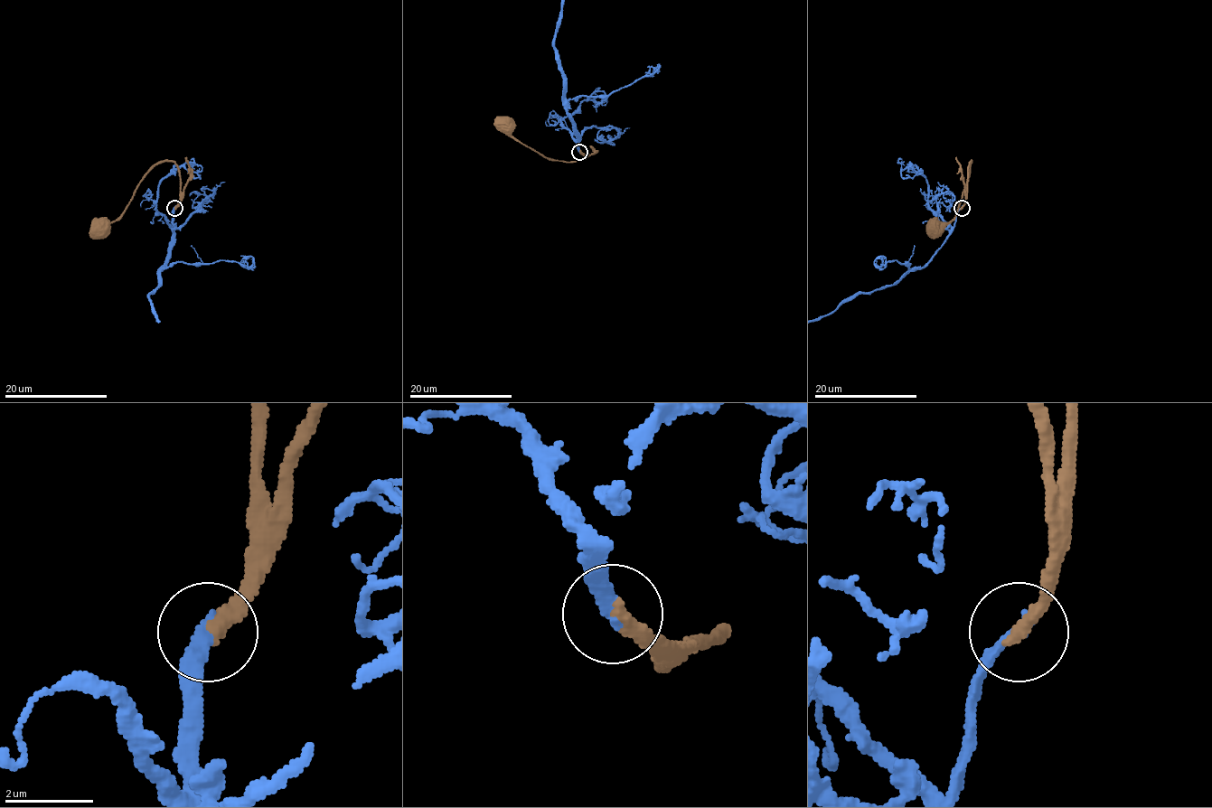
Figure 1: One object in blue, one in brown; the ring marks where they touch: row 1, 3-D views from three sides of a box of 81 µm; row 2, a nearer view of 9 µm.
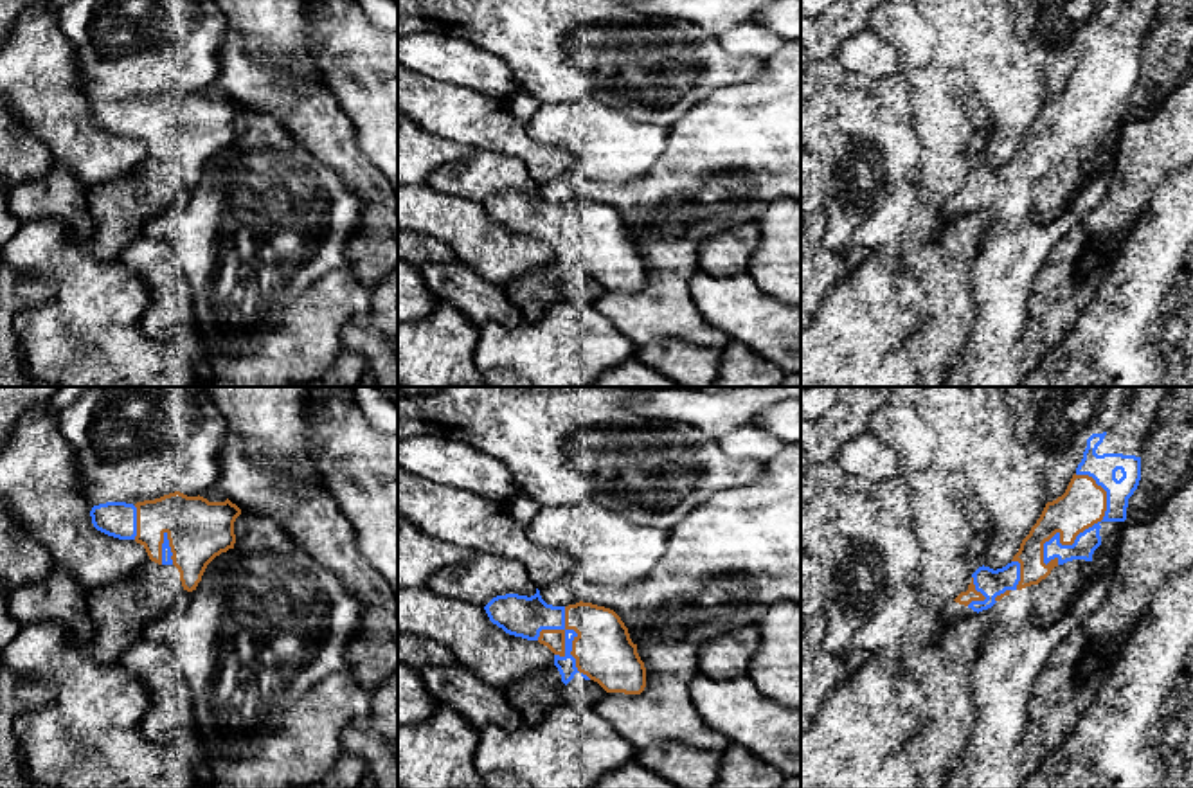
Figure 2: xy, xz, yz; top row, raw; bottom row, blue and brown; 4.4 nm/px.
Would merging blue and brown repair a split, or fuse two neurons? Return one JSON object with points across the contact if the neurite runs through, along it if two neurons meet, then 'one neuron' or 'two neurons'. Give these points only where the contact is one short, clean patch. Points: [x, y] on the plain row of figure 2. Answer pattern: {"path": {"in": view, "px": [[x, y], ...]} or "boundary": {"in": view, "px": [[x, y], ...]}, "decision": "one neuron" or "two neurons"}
{"decision": "one neuron"}

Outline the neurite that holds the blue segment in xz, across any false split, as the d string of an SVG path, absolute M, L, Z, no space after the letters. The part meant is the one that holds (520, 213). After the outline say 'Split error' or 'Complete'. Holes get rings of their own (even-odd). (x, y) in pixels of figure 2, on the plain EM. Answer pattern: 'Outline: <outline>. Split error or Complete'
Outline: M536 185L531 194L497 193L484 207L506 230L547 243L565 282L579 270L606 290L641 291L646 284L646 264L637 241L610 205L583 198L552 203Z. Split error

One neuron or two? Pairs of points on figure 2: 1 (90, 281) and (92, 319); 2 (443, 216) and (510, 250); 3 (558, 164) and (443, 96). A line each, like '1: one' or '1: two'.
1: one
2: one
3: one

